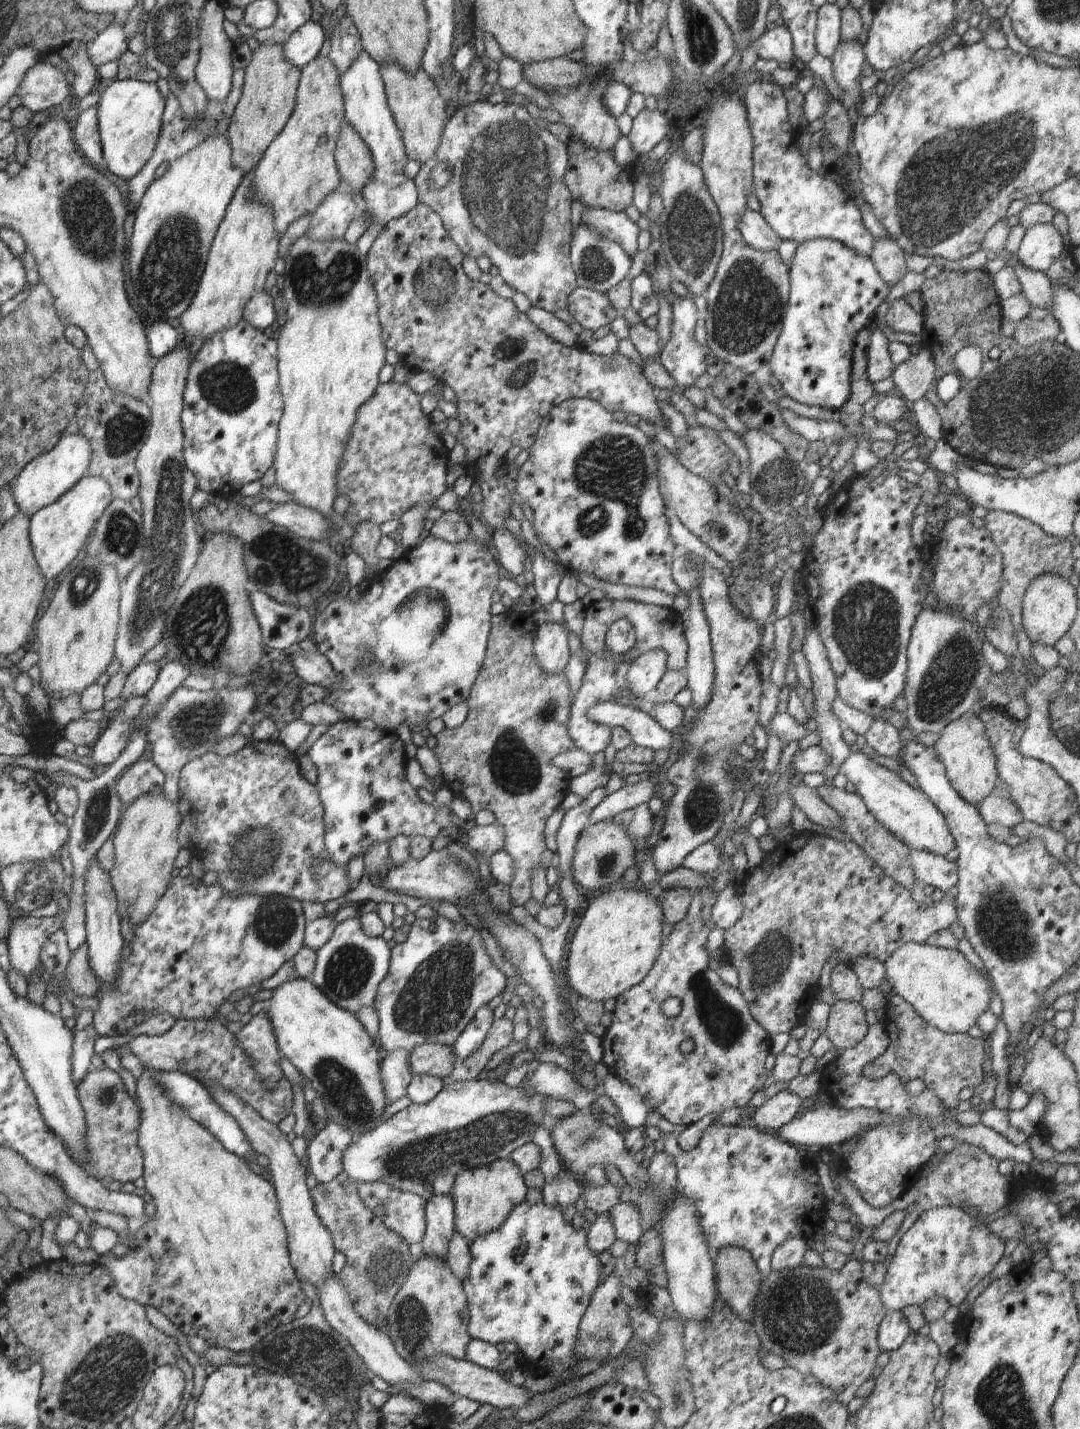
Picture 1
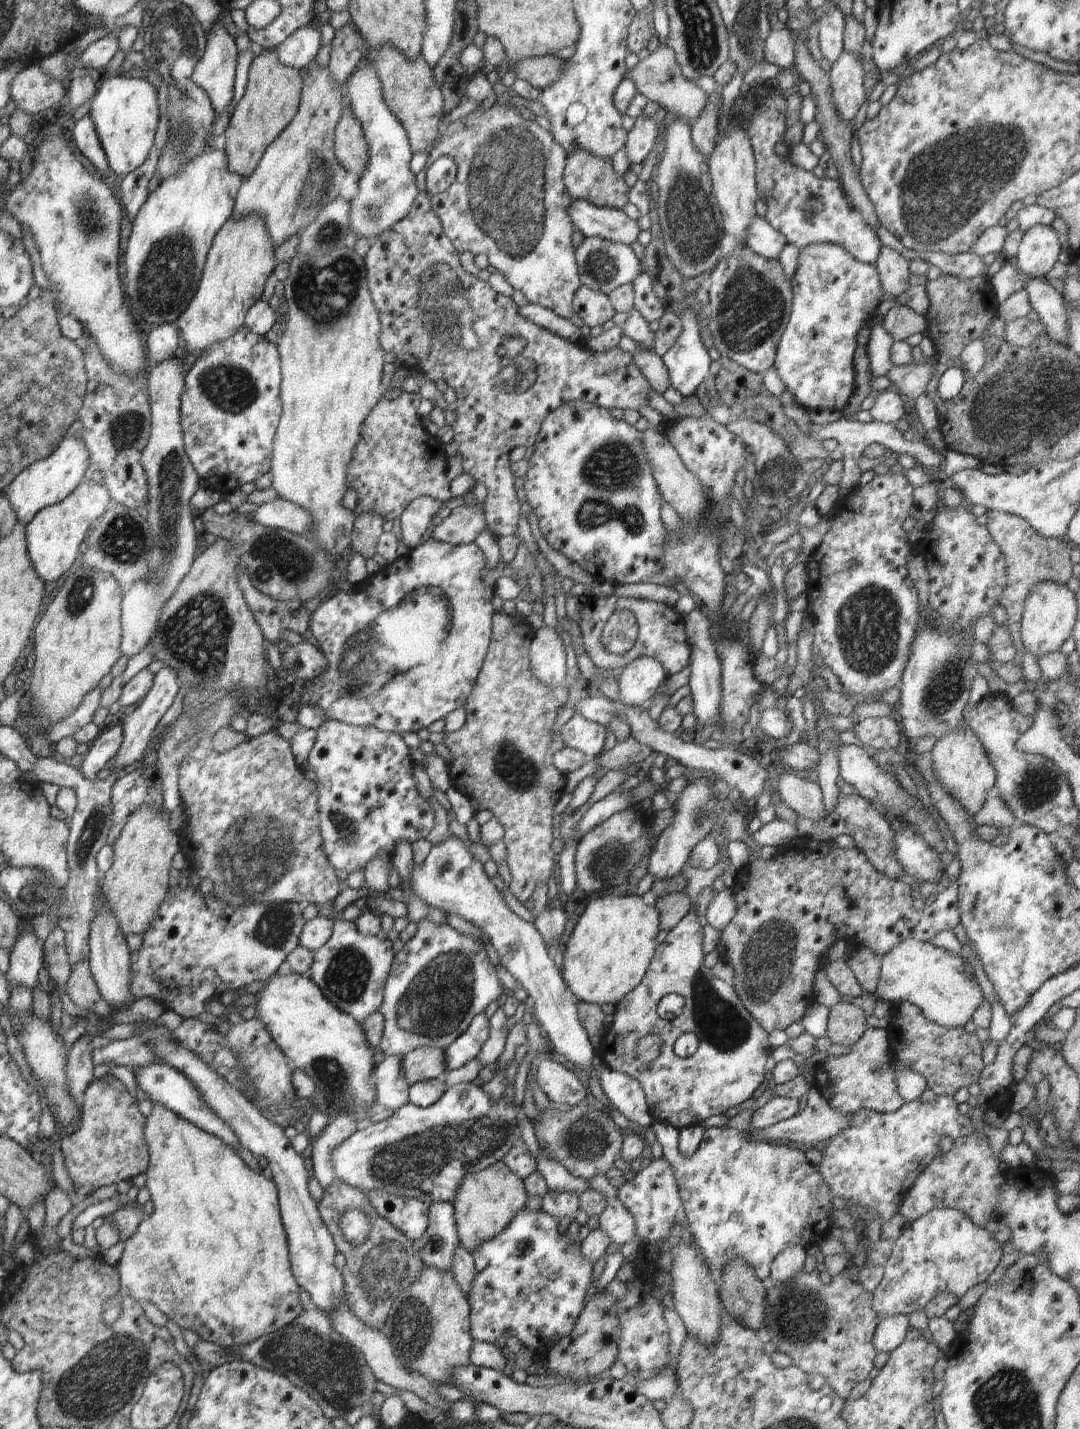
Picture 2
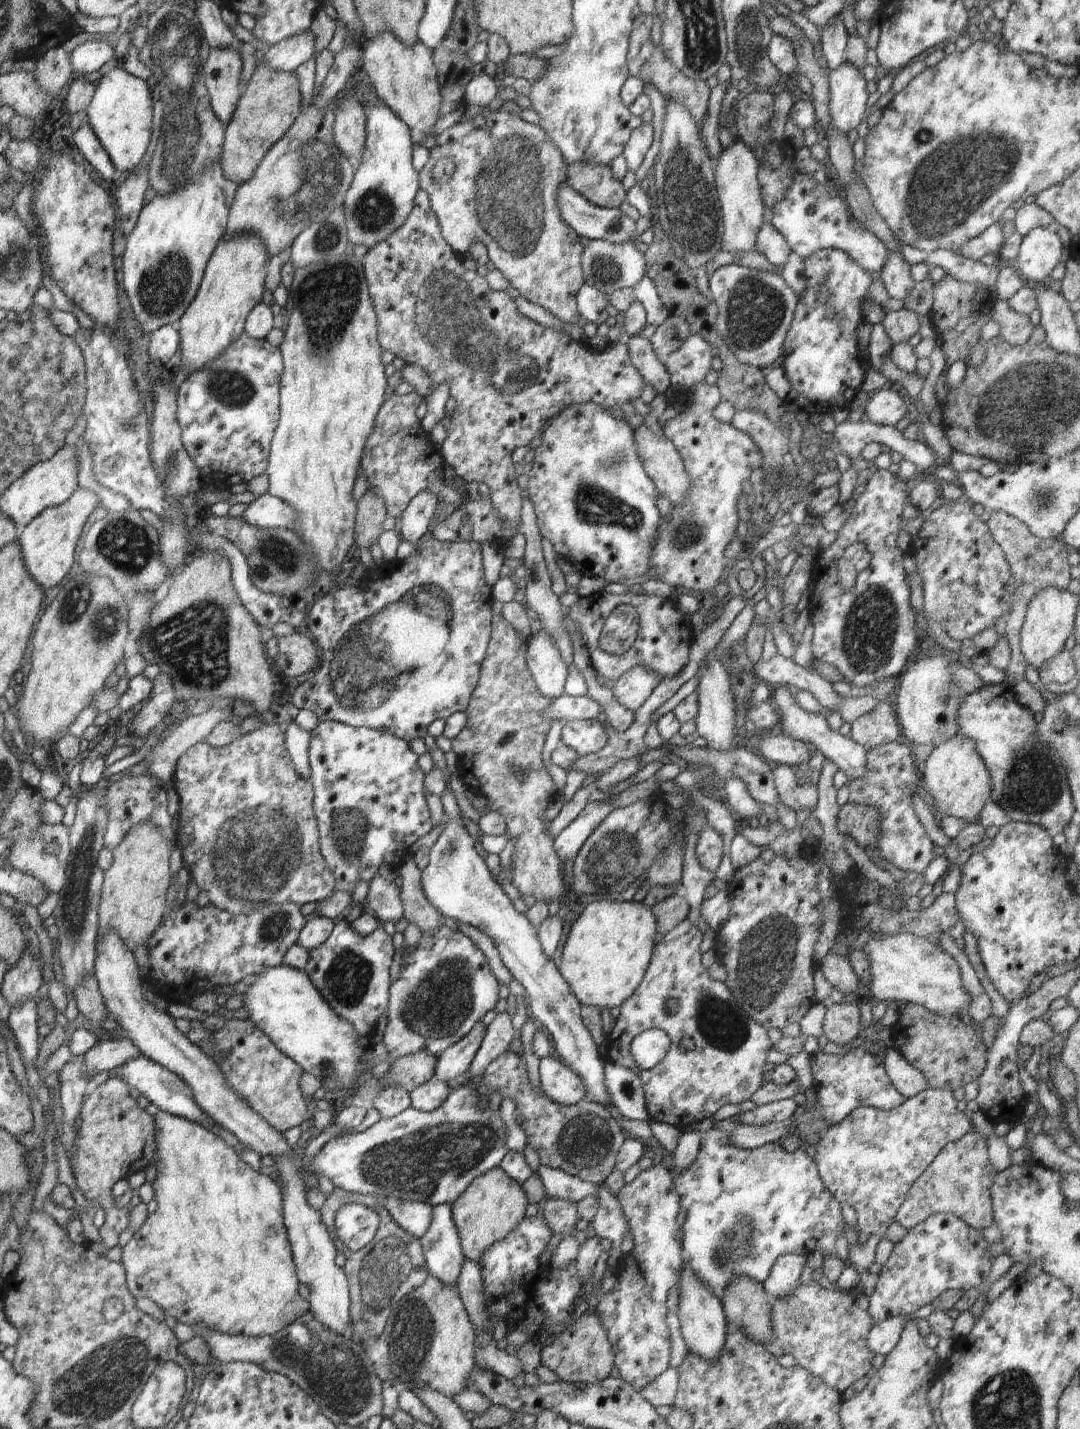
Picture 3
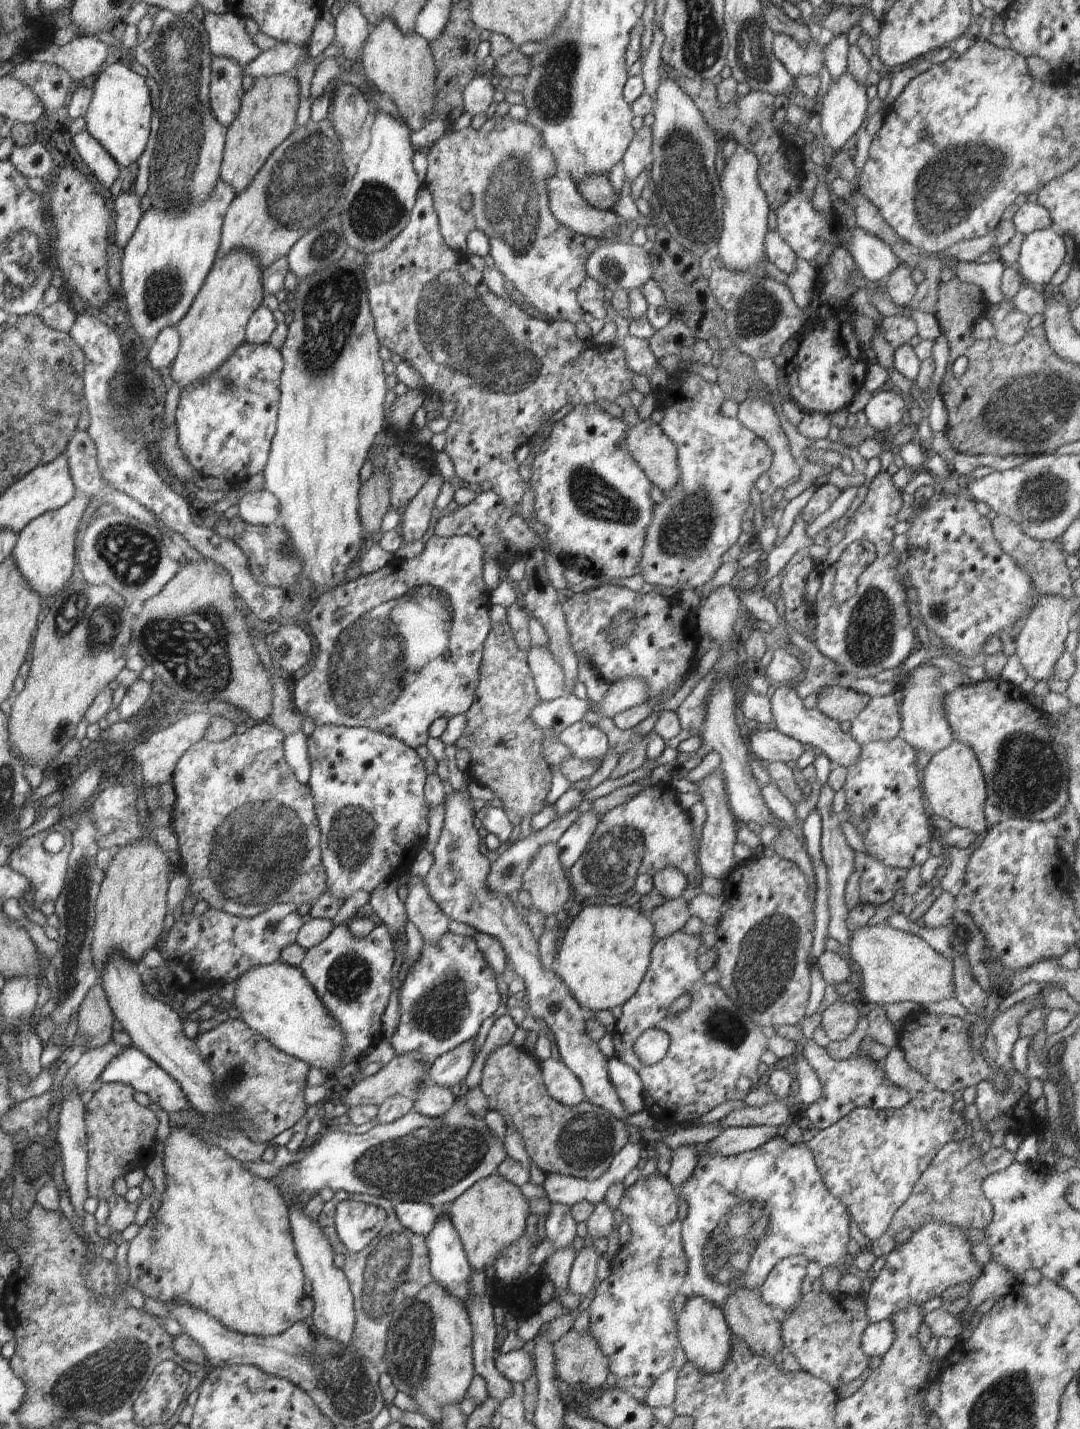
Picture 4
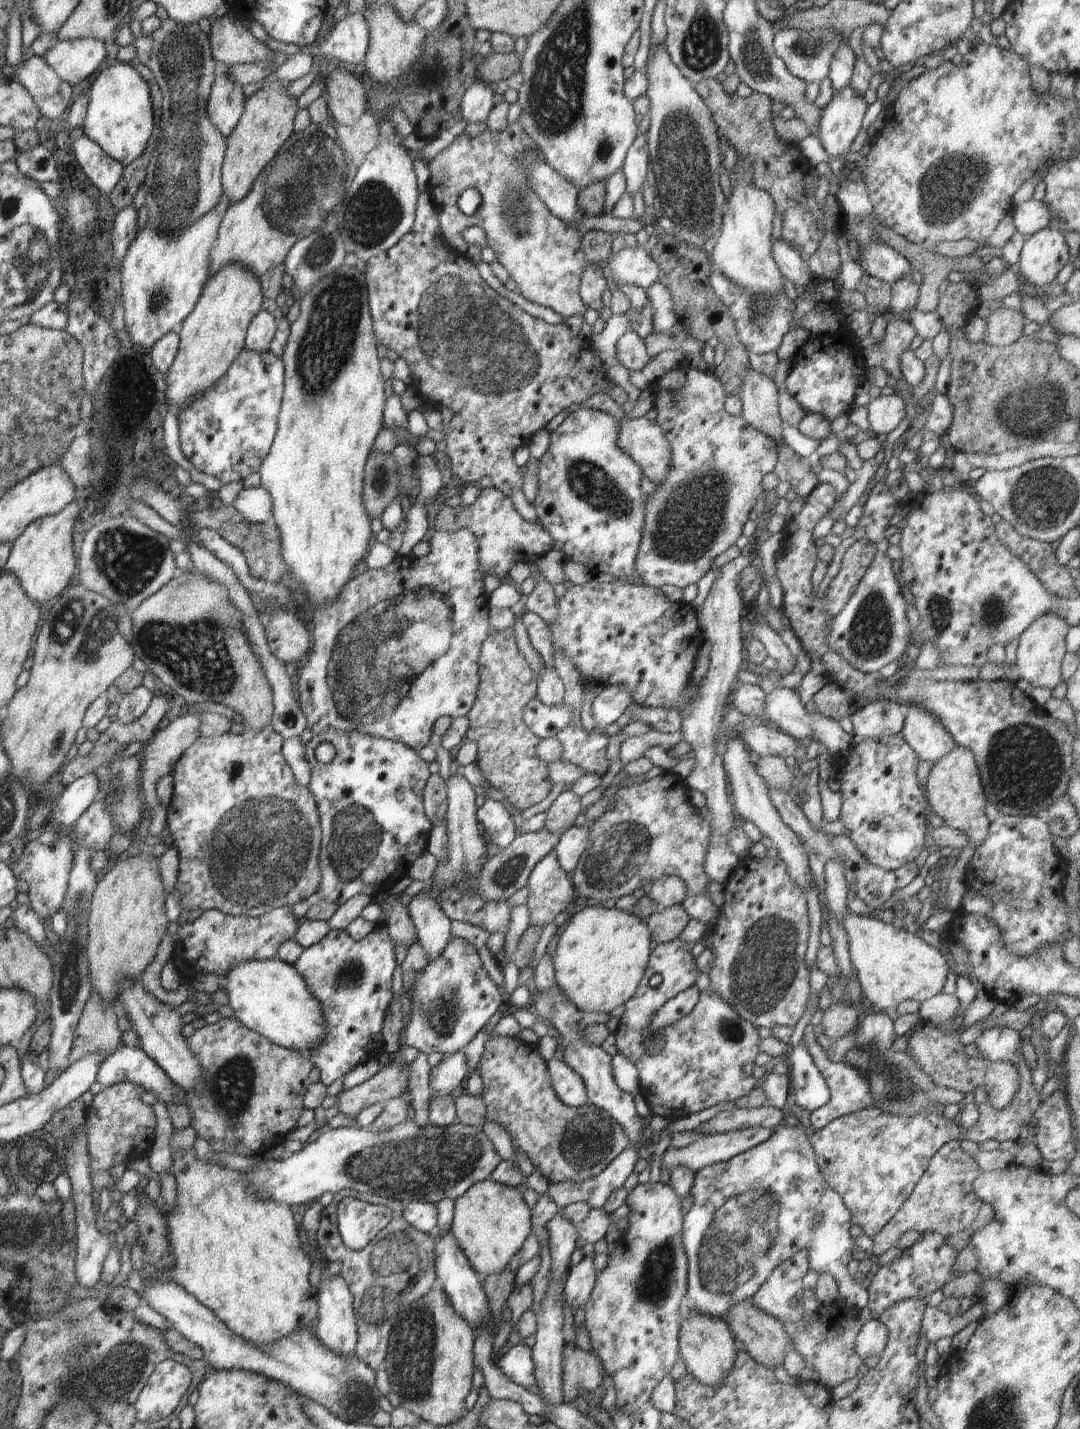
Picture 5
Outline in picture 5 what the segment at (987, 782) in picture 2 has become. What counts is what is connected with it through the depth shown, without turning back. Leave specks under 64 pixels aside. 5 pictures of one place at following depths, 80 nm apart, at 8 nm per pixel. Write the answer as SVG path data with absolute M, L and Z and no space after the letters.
M957 745L940 762L936 762L930 770L928 780L924 785L924 792L927 796L927 803L932 807L933 812L942 818L944 824L964 832L968 836L968 844L978 848L988 838L991 821L984 813L986 796L975 758L968 748Z

